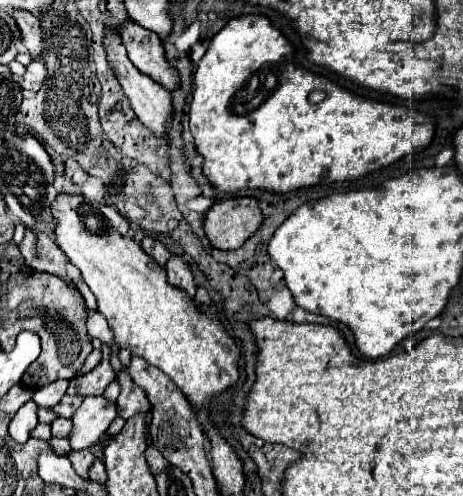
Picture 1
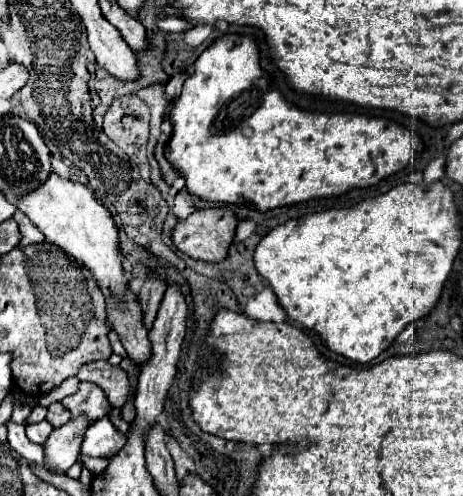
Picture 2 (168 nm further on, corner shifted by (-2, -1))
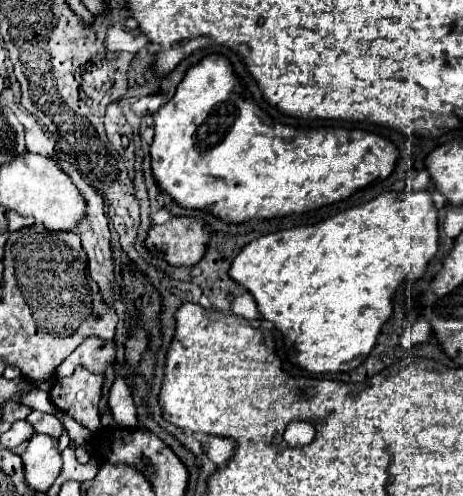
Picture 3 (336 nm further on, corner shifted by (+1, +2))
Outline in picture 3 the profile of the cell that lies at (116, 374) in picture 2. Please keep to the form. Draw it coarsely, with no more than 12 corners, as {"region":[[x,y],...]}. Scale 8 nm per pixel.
{"region":[[82,342],[56,370],[70,376],[76,366],[104,374],[116,360],[112,342]]}

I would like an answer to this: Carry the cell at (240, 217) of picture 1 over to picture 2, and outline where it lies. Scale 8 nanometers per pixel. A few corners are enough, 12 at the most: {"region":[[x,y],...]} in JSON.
{"region":[[199,209],[171,239],[191,259],[227,257],[237,219],[229,209]]}

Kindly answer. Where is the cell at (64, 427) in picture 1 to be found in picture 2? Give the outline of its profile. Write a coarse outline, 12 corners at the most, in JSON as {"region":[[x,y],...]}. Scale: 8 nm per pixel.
{"region":[[47,421],[27,425],[29,441],[43,443],[51,427]]}

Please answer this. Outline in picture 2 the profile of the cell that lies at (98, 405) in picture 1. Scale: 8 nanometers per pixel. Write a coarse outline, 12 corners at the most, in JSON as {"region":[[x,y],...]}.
{"region":[[87,421],[51,431],[43,465],[65,473],[77,461]]}

